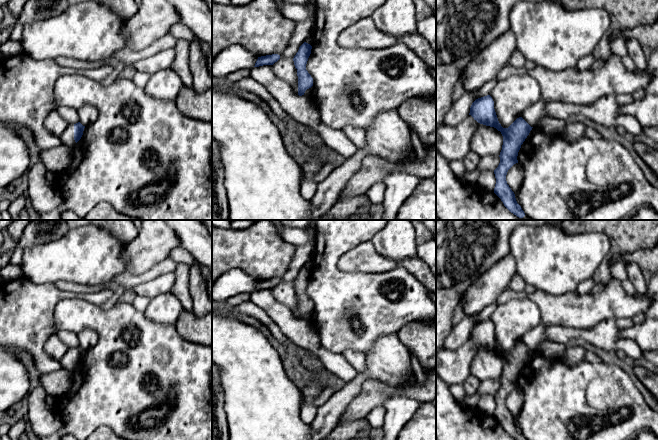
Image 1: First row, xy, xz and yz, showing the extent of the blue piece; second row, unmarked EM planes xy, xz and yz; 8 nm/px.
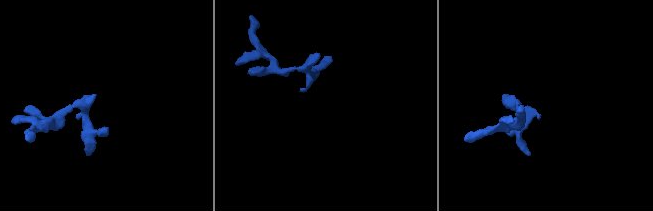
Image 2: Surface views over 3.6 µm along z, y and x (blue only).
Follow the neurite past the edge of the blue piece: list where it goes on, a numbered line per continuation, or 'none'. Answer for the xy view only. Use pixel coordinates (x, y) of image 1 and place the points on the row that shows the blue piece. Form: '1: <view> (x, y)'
1: xy (67, 137)

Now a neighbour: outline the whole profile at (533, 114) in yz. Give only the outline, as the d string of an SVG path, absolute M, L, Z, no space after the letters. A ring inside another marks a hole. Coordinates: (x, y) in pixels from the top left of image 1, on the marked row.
M541 98L535 104L524 109L521 117L531 126L537 127L539 121L545 117L546 102Z

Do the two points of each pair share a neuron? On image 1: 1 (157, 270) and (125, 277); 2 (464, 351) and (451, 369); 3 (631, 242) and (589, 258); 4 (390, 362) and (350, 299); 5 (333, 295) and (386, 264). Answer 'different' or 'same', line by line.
1: same
2: same
3: different
4: different
5: different

